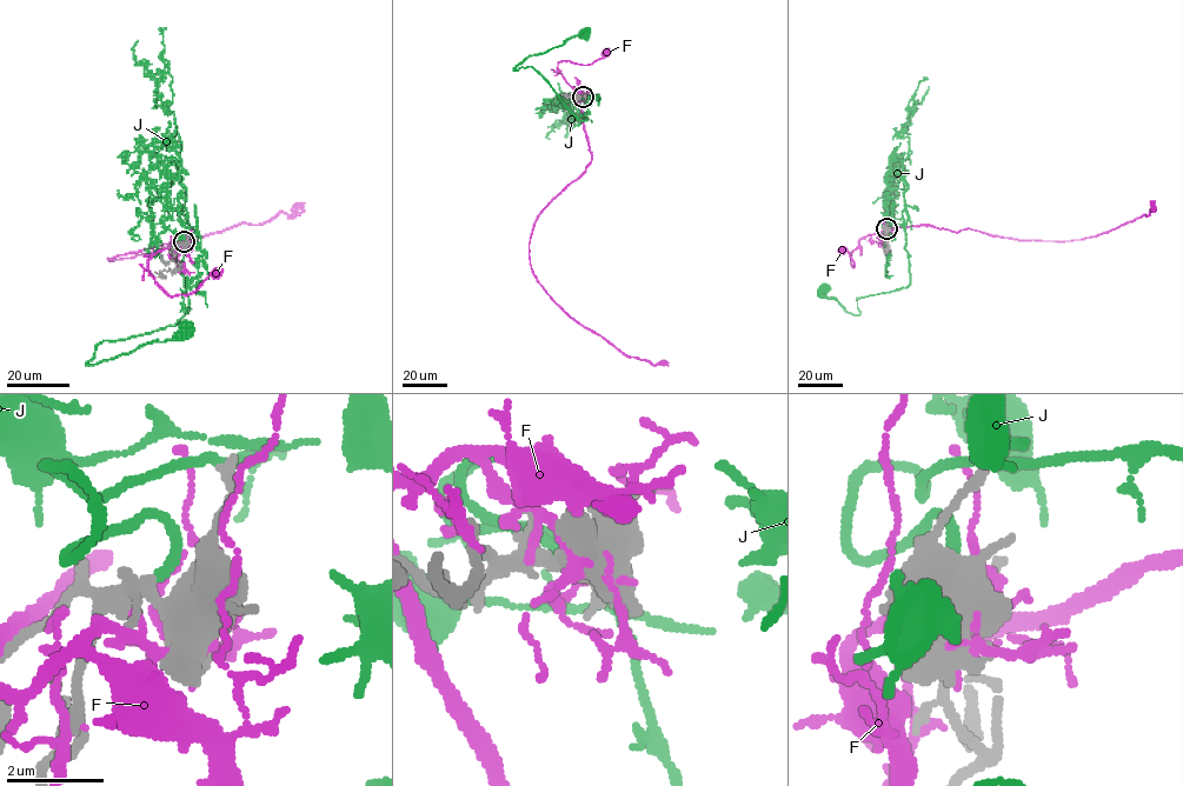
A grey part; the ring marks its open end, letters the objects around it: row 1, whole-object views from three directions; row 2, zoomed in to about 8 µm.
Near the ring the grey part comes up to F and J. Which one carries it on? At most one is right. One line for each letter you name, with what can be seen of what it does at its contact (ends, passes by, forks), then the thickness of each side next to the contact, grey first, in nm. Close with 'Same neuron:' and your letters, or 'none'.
J: it ends; calibres 320 and 200 nm
Same neuron: J

